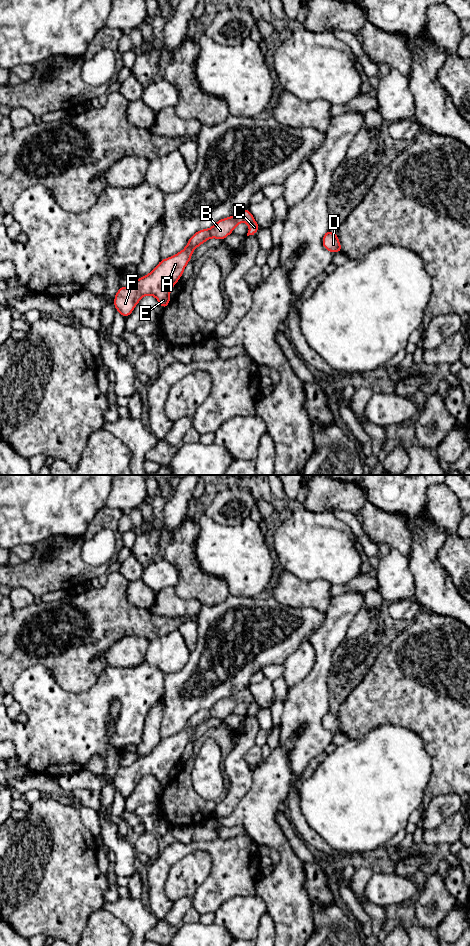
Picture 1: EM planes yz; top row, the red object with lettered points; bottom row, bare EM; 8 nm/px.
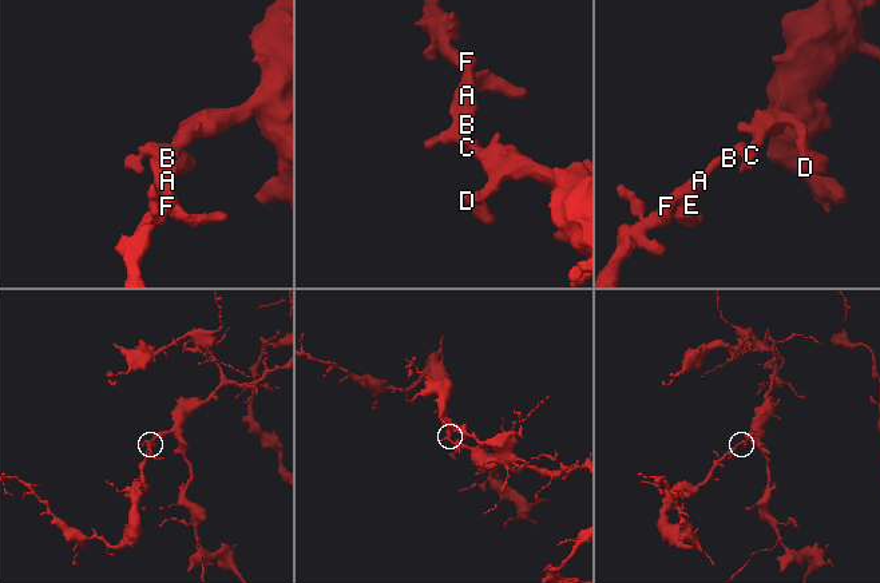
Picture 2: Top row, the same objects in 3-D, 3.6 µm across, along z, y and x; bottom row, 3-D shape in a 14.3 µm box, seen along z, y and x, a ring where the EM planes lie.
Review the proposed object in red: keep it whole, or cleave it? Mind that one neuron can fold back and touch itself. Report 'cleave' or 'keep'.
keep

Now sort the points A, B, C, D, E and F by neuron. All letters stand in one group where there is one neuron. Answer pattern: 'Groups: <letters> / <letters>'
Groups: A B C D E F

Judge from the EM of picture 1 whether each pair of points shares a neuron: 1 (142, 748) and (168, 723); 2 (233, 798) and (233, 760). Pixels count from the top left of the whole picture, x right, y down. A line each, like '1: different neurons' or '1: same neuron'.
1: different neurons
2: same neuron

